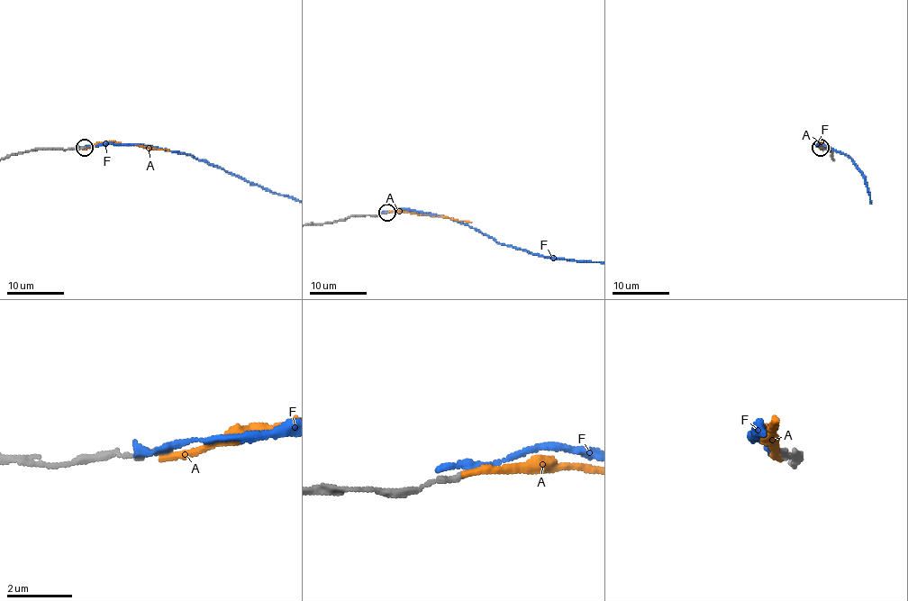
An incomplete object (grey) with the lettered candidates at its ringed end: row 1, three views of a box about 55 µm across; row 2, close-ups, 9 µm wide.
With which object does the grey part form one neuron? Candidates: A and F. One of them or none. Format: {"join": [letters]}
{"join": []}

